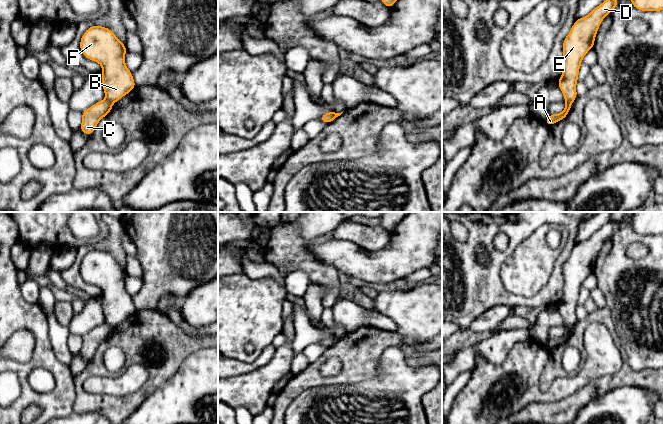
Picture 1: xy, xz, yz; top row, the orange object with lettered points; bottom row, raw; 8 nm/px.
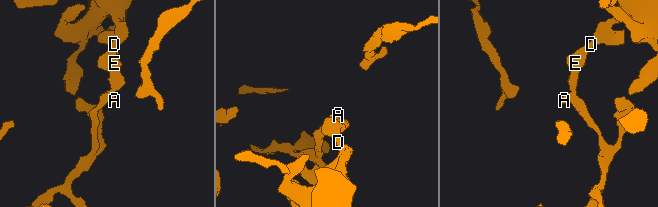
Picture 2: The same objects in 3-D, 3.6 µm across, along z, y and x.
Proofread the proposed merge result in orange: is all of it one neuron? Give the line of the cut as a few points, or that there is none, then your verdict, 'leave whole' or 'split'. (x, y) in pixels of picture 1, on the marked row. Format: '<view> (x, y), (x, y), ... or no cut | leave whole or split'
xy (106, 98), (112, 103) | split

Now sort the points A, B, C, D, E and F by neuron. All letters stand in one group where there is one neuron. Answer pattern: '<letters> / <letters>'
A C / B D E F

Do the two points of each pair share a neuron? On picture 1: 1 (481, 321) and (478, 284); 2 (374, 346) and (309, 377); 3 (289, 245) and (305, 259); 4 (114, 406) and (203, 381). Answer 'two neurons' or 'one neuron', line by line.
1: two neurons
2: one neuron
3: one neuron
4: two neurons

